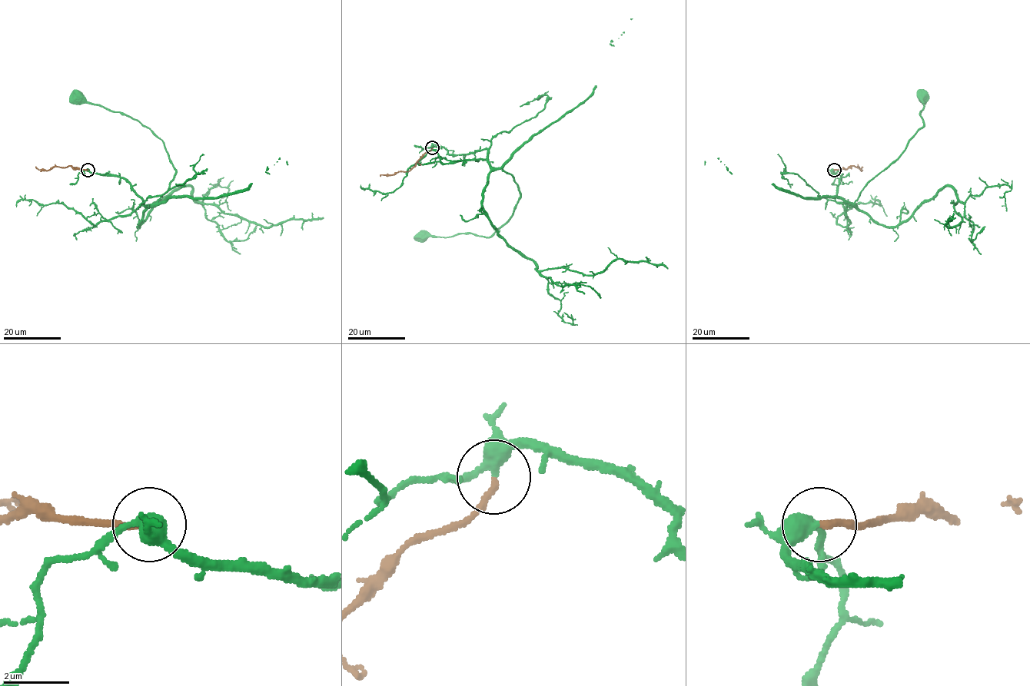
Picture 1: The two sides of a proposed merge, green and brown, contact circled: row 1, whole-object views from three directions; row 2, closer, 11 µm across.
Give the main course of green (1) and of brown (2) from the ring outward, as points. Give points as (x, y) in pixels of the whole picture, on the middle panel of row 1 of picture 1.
1: (432, 147), (450, 154), (486, 148), (492, 167), (513, 177), (519, 199), (489, 236), (423, 235)
2: (432, 147), (410, 170), (392, 175), (380, 175)

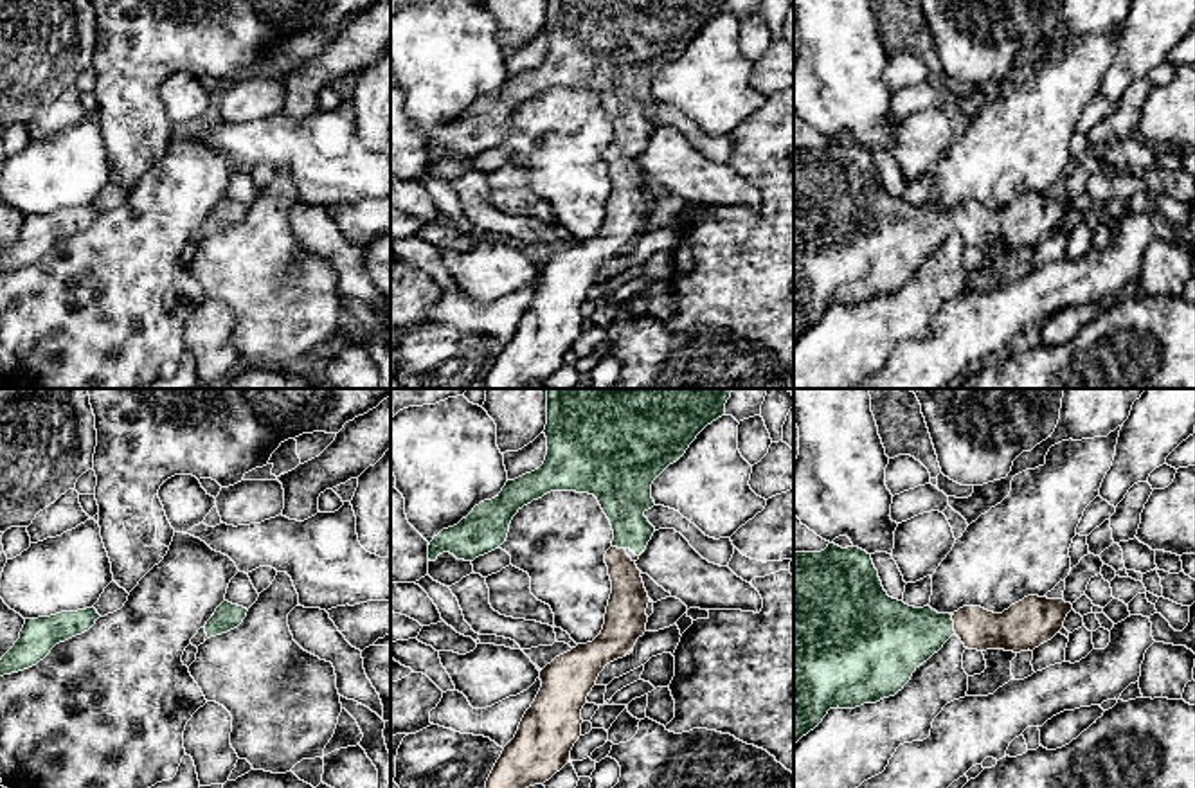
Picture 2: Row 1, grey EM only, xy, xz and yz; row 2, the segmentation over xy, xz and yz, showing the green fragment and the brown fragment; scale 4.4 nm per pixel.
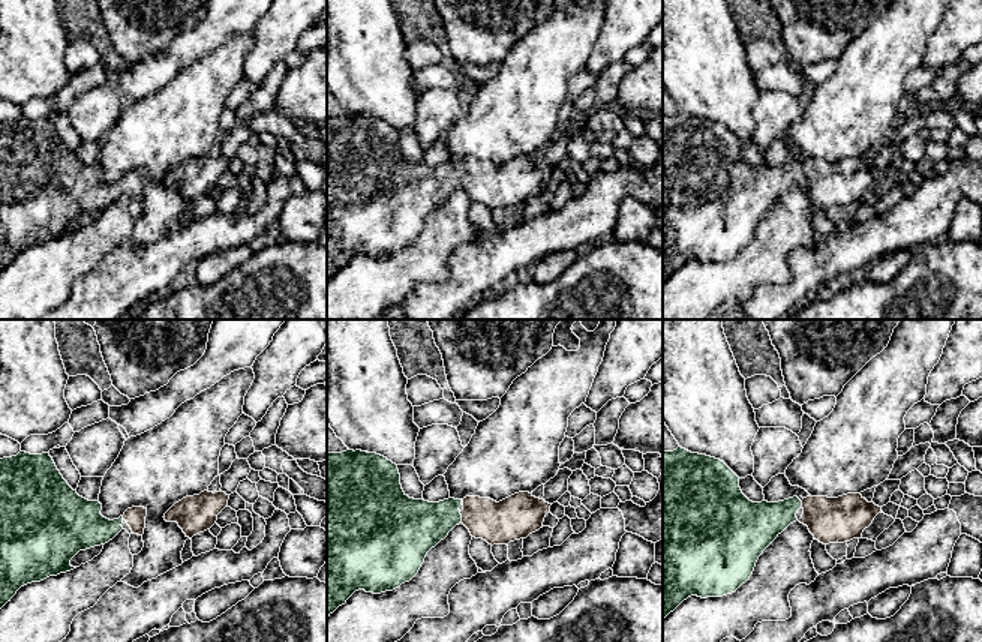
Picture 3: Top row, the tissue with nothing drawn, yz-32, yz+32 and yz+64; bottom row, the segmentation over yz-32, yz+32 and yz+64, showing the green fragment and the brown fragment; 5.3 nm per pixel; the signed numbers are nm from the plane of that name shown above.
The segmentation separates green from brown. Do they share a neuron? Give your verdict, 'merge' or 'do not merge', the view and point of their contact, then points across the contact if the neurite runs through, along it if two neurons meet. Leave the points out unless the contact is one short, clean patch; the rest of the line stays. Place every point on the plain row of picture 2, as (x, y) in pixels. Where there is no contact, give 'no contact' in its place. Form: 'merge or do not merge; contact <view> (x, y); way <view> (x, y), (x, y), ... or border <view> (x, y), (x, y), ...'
merge; contact yz (952, 222); way yz (898, 234), (952, 222), (974, 222), (978, 225)

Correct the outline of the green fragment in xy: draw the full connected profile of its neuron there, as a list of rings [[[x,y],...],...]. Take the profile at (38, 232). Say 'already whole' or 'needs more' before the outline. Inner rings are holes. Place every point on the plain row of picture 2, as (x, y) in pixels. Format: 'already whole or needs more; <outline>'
already whole; [[[92,203],[50,214],[25,216],[20,236],[0,257],[0,273],[36,263],[56,241],[88,228],[99,214]]]

